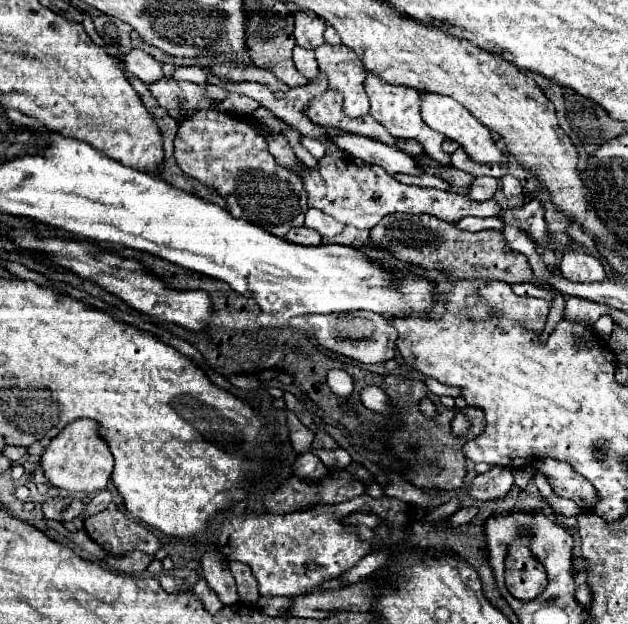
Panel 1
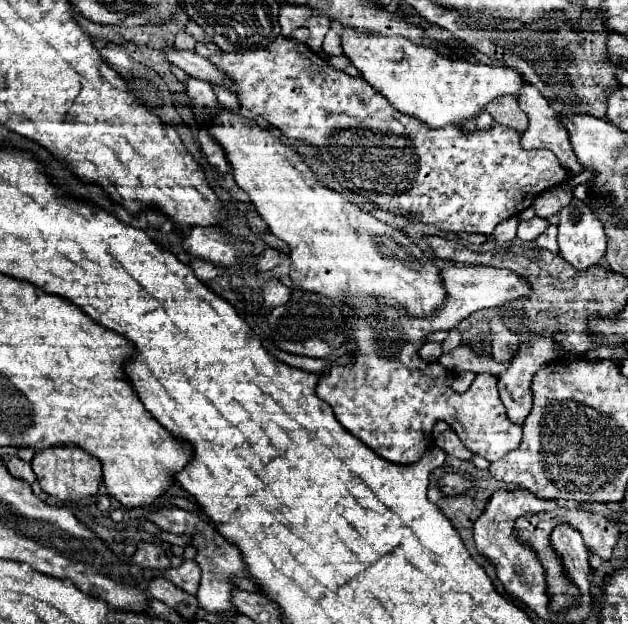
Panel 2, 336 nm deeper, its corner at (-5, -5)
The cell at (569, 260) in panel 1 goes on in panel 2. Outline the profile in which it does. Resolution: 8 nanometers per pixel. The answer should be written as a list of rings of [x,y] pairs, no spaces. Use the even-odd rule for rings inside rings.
[[[577,199],[573,201],[559,211],[559,255],[575,269],[587,269],[605,255],[607,235],[591,207]]]

